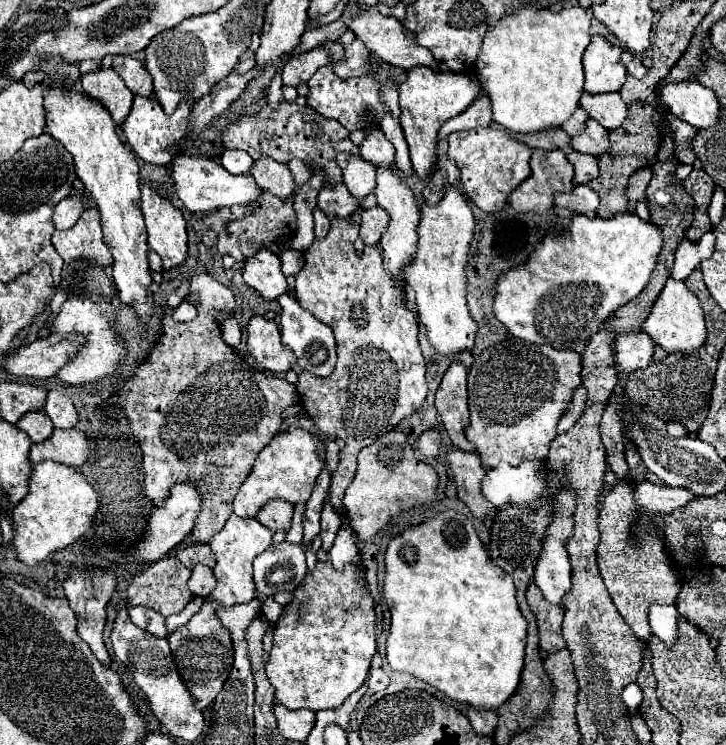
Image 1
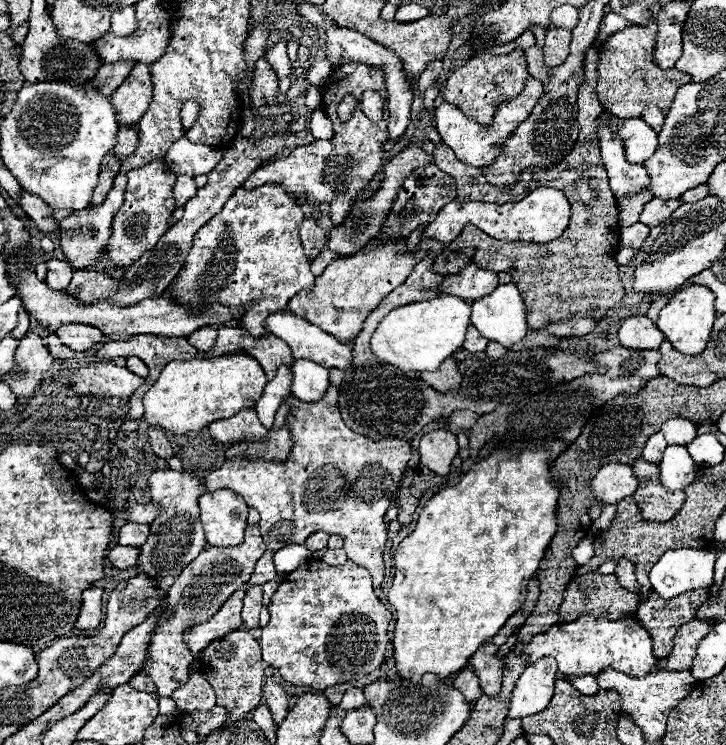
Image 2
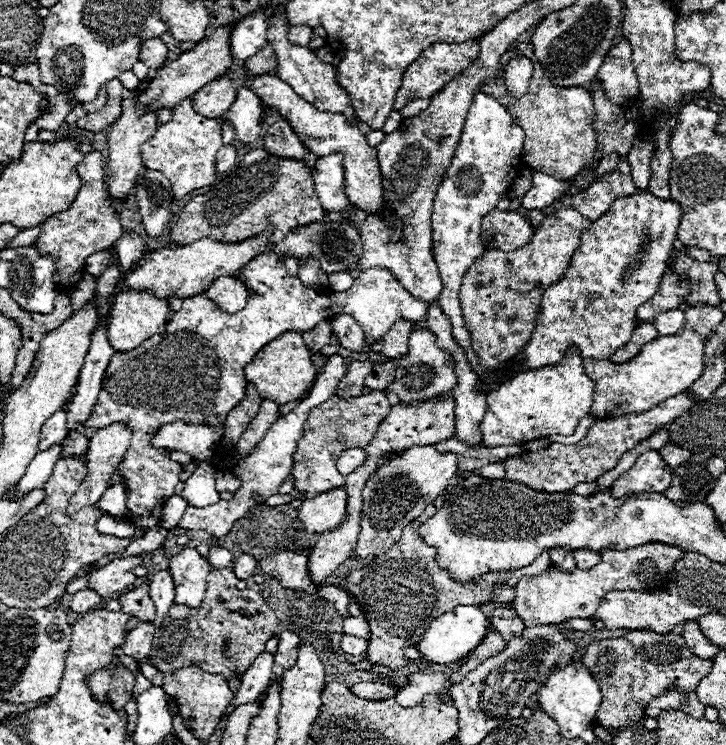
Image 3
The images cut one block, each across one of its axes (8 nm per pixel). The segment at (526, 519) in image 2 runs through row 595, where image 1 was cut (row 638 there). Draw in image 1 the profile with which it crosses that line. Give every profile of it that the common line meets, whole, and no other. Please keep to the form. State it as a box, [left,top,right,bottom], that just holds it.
[384,510,526,710]

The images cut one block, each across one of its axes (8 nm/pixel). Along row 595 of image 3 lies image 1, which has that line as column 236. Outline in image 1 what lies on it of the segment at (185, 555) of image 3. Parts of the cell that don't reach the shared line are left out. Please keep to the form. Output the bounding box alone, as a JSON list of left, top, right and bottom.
[170,154,264,212]

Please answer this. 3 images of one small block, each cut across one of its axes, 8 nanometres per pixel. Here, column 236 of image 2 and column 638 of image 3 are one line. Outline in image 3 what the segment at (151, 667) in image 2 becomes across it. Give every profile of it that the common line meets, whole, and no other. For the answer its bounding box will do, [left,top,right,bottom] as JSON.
[512,542,682,626]

